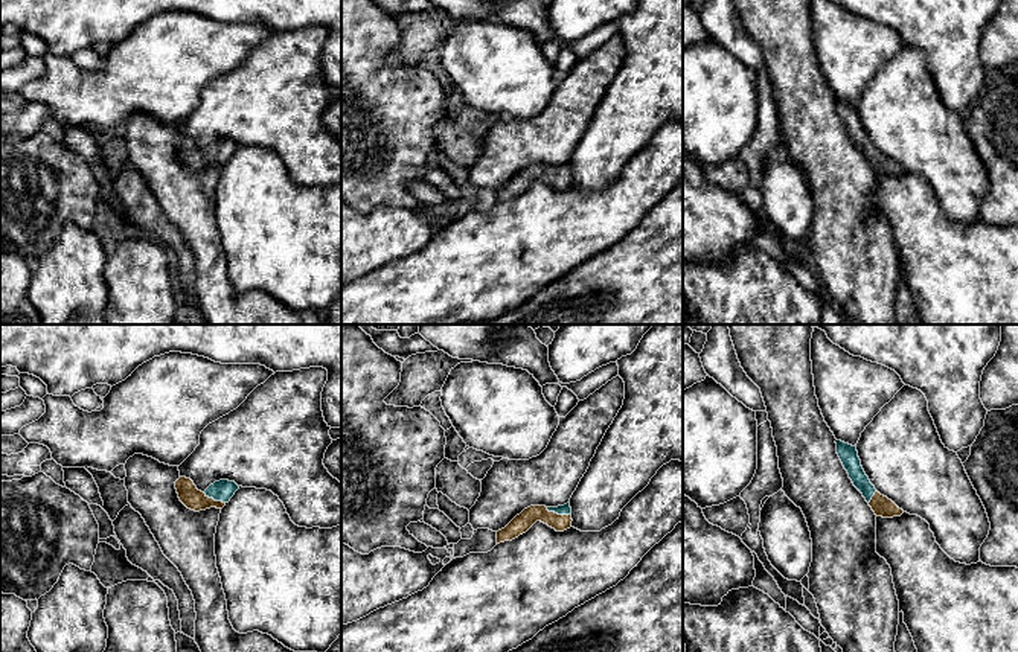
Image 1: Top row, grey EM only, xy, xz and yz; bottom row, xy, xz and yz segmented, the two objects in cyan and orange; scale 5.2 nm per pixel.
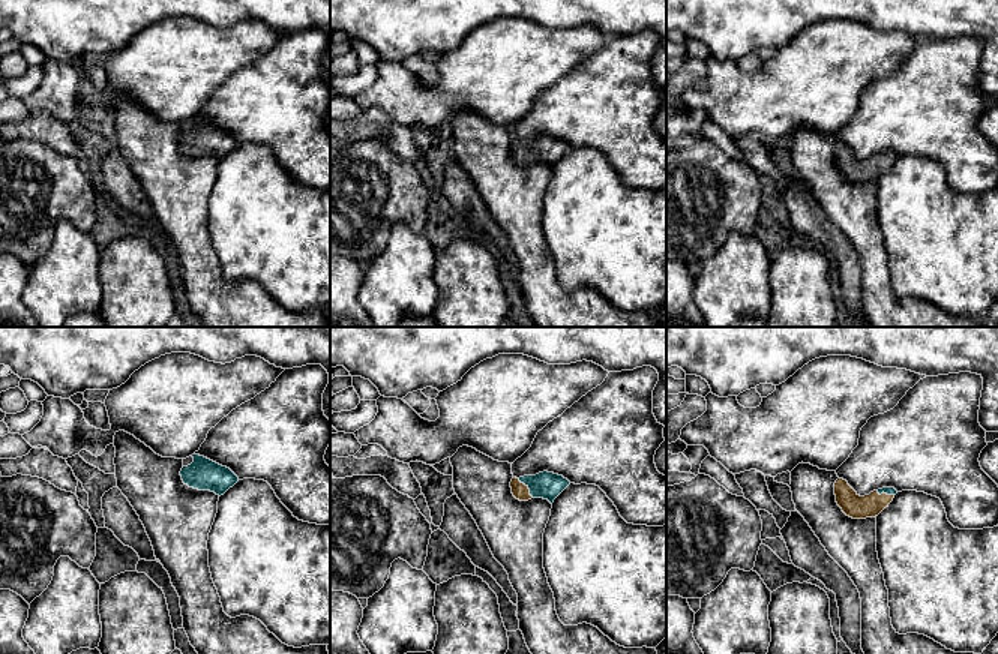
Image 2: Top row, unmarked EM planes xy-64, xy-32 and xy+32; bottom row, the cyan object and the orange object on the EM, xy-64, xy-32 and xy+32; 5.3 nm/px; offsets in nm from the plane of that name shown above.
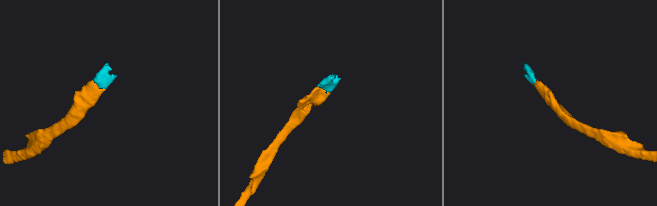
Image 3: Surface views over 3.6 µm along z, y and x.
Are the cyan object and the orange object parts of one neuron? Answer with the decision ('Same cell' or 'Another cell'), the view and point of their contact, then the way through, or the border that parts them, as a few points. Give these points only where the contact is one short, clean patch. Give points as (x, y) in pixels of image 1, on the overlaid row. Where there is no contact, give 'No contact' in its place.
Same cell. Touches cyan at xz (558, 514). Path across: xz (566, 509), (558, 514), (532, 514), (521, 523)

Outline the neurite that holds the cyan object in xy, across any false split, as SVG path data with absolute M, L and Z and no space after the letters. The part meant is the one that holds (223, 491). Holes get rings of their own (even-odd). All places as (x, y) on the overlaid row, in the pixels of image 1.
M180 477L175 481L175 489L180 501L187 509L200 512L210 507L222 509L239 489L239 486L235 481L219 480L201 492L190 478Z

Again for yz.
M835 440L837 443L837 454L849 474L853 486L863 494L872 510L876 516L882 518L893 518L901 516L904 513L892 500L881 495L875 486L870 483L869 477L866 475L861 460L858 457L856 446L844 443L841 440Z

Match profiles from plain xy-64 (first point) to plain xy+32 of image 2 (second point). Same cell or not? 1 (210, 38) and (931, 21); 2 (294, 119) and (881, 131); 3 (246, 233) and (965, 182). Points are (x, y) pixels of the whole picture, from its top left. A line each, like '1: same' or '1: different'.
1: different
2: same
3: different

